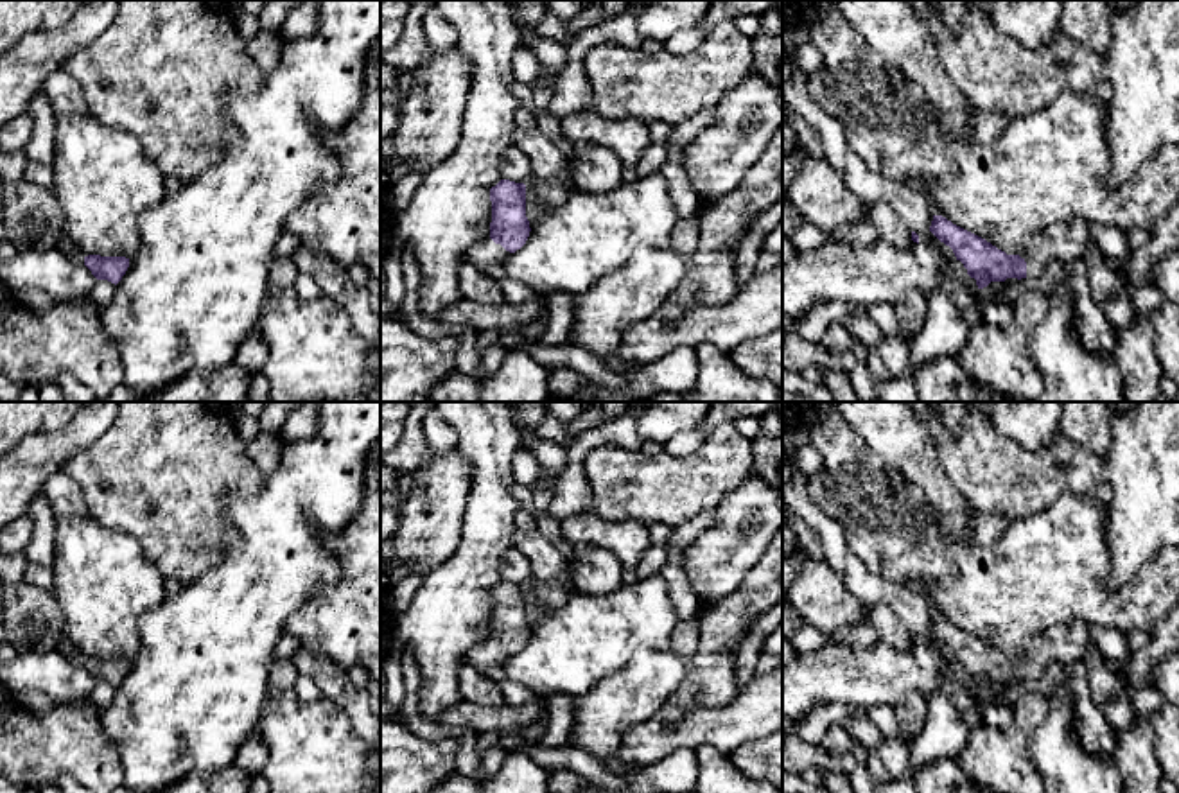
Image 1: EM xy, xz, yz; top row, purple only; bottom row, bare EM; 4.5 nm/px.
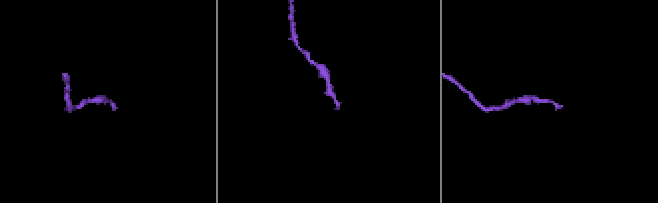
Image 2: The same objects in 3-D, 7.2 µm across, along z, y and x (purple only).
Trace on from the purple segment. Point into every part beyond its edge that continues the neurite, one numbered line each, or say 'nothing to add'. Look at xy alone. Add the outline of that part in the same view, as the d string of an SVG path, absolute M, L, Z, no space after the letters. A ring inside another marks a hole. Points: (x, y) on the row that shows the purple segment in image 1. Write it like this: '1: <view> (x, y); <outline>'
1: xy (67, 246); M70 239L63 240L59 244L59 249L68 255L70 258L74 258L79 264L84 264L84 258L88 257L88 253L84 253L79 246L75 246Z

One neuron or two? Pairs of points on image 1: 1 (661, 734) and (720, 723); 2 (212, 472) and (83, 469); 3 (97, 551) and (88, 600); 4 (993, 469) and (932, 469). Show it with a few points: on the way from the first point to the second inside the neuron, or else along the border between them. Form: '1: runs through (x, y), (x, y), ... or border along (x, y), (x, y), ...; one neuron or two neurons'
1: runs through (675, 732), (679, 729), (706, 727); one neuron
2: runs through (180, 472), (115, 472); one neuron
3: runs through (97, 564), (97, 587); one neuron
4: border along (926, 429), (950, 481), (969, 501); two neurons

